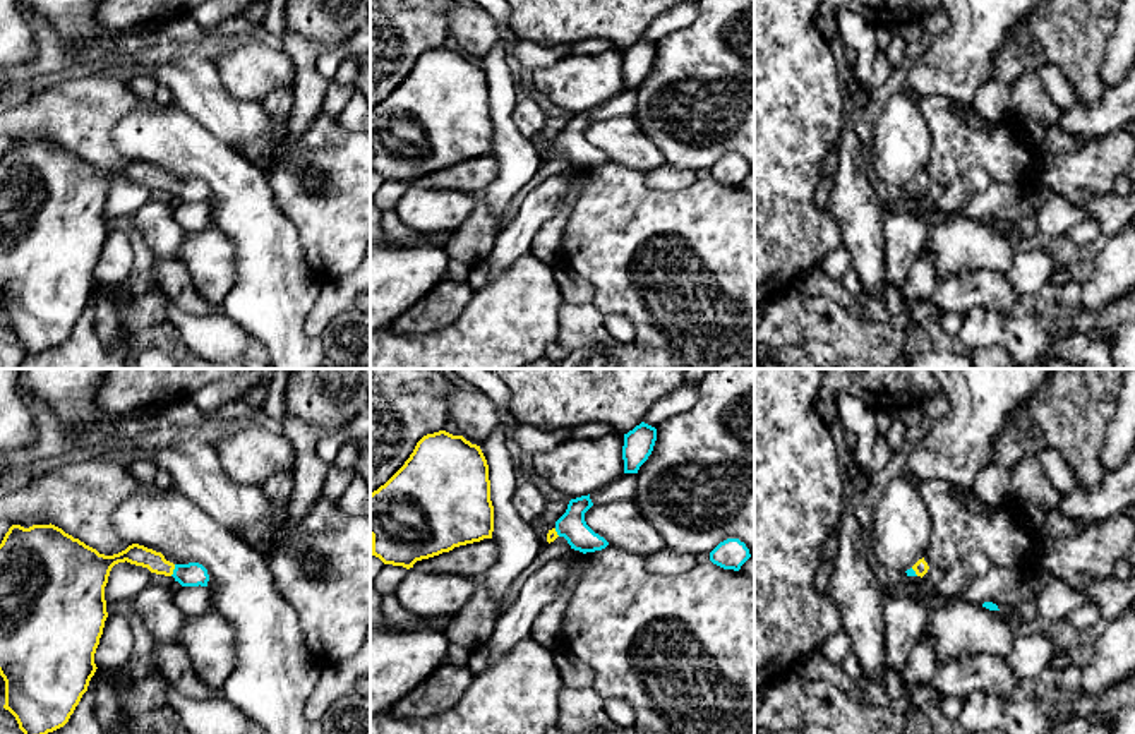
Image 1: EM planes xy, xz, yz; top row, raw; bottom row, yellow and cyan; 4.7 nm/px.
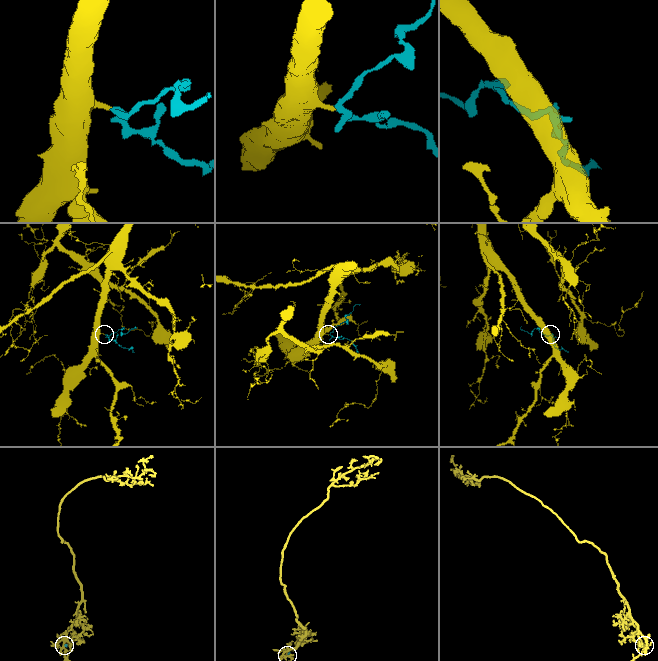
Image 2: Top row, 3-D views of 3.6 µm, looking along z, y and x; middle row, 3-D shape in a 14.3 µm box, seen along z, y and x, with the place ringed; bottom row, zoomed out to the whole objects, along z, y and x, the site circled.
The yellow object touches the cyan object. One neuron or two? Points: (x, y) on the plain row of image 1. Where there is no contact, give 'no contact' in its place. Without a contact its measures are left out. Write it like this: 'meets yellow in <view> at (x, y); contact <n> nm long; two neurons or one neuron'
meets yellow in xy at (174, 184); contact 60 nm long; one neuron

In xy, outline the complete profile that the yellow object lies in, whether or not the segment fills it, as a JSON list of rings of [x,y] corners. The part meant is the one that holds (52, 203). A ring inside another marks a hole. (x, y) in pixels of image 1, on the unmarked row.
[[[12,141],[0,159],[0,292],[5,321],[26,357],[63,343],[96,288],[94,269],[108,233],[105,202],[118,178],[173,192],[182,202],[207,202],[199,178],[173,180],[161,168],[139,159],[105,171],[55,141]]]

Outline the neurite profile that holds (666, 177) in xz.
[[[667,163],[652,170],[645,177],[645,184],[655,190],[676,192],[689,187],[698,180],[694,170],[679,170]]]

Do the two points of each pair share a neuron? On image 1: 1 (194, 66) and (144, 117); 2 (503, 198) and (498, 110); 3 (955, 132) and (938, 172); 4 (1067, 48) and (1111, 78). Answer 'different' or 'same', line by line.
1: different
2: same
3: same
4: different

